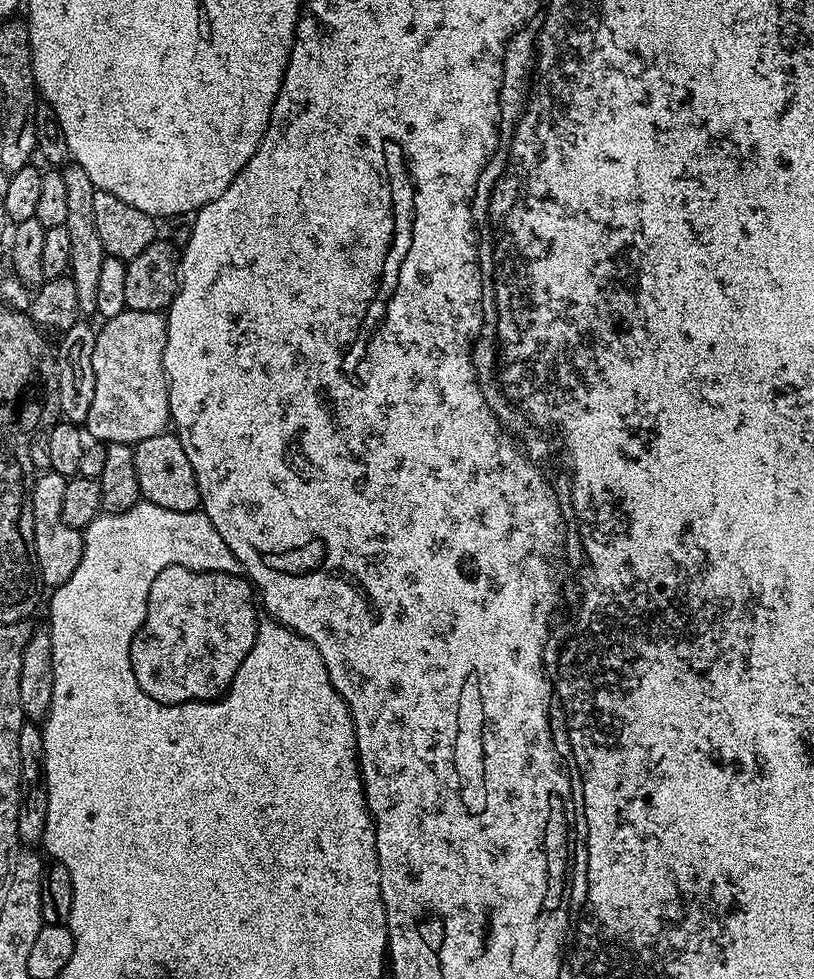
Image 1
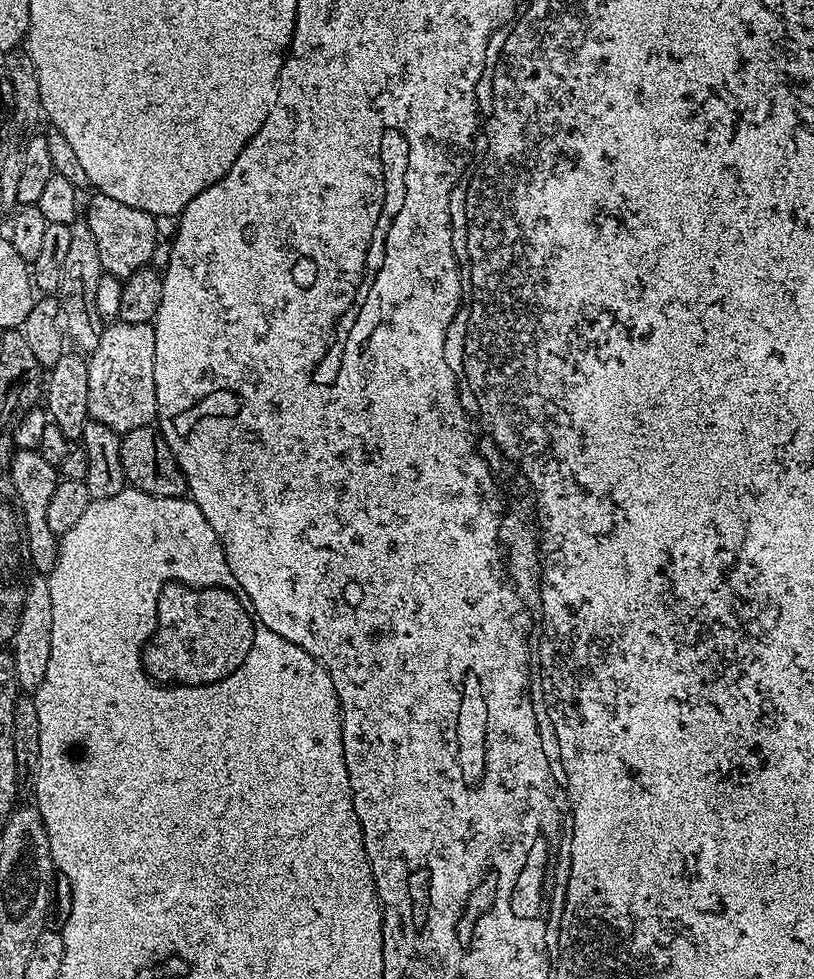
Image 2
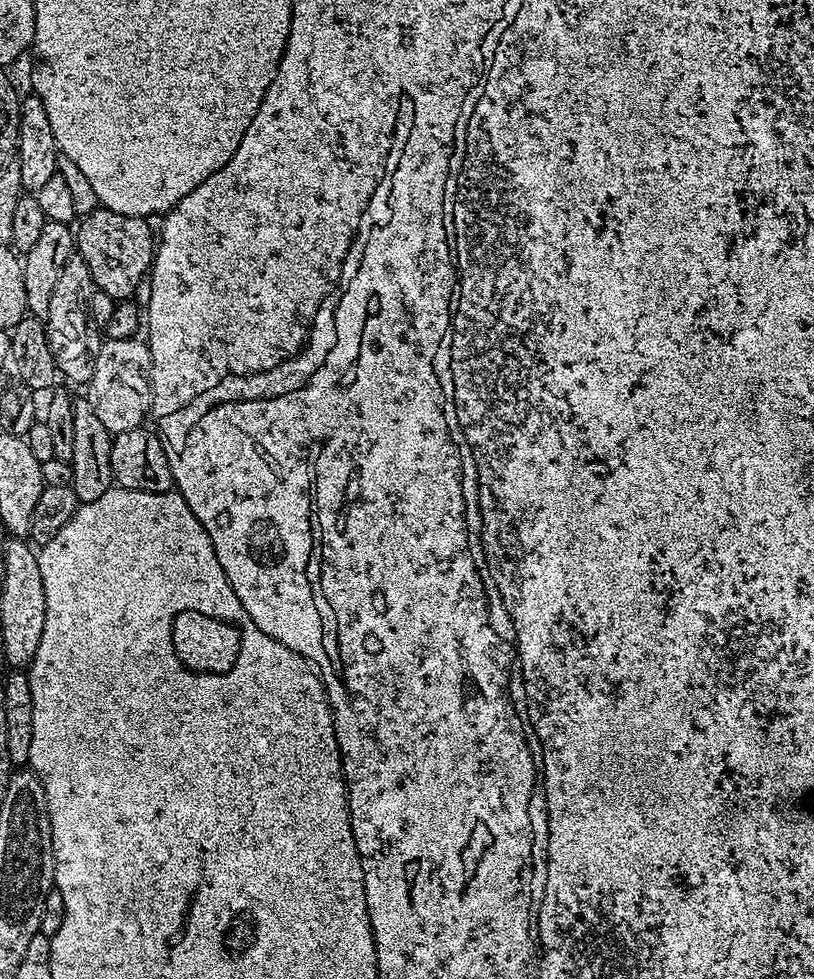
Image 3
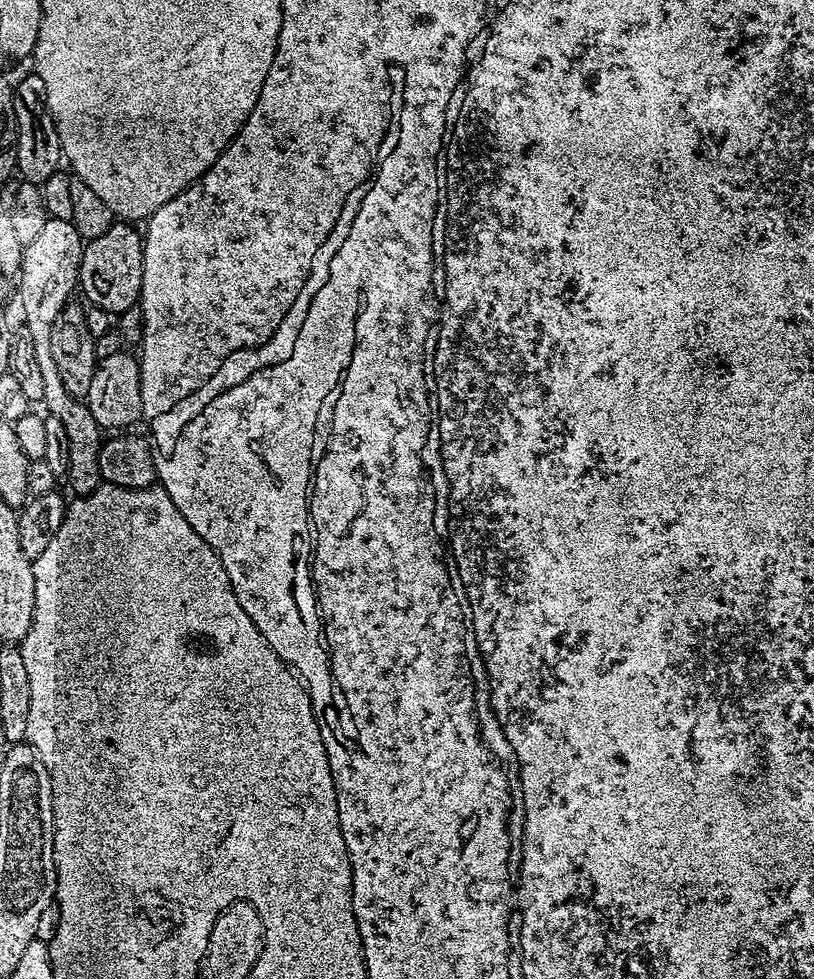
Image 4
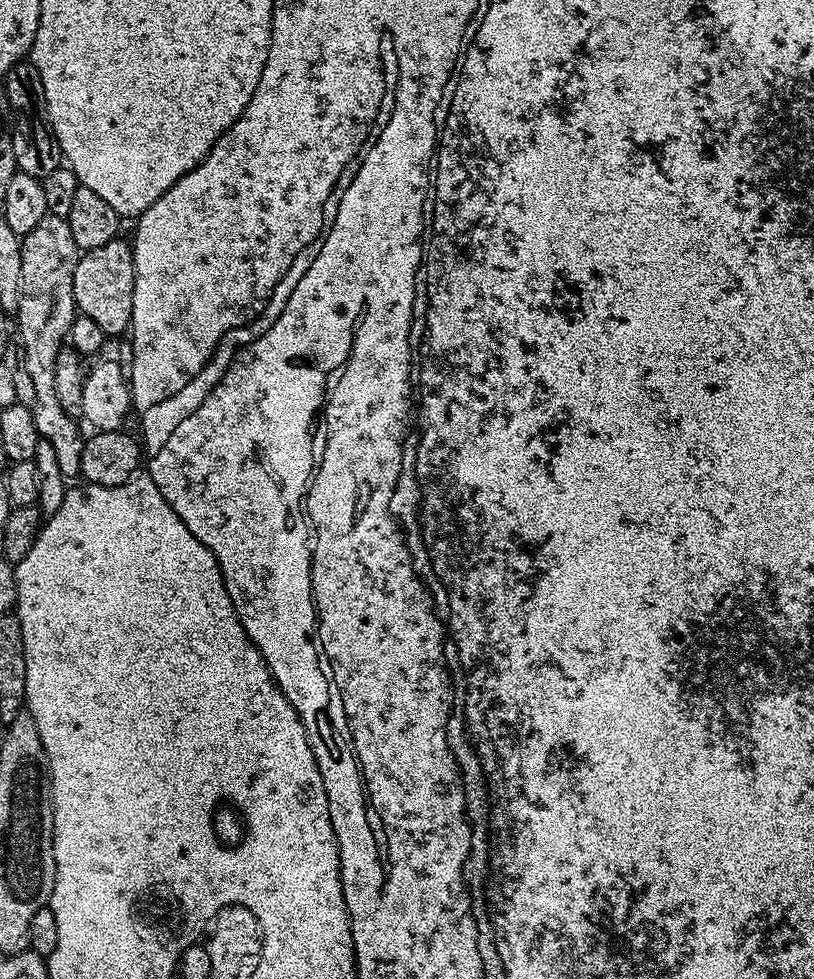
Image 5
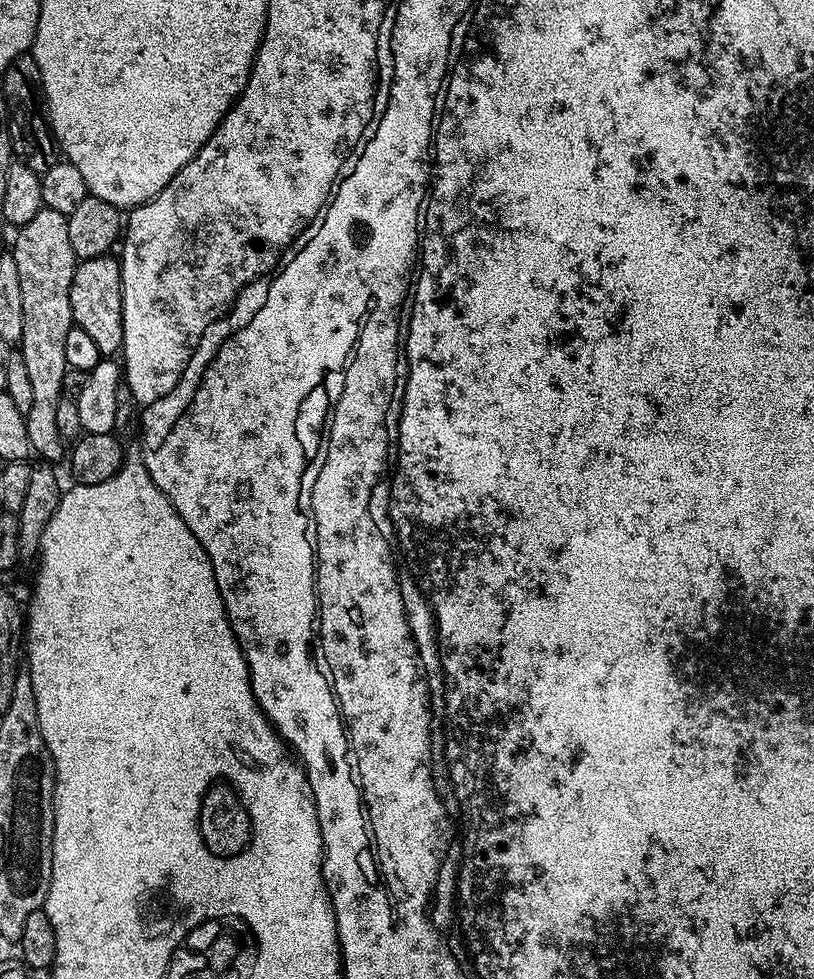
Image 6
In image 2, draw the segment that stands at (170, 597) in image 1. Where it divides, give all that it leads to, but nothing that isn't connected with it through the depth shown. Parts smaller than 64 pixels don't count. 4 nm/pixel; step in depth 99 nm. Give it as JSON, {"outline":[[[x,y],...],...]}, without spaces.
{"outline":[[[168,581],[156,603],[156,628],[144,648],[144,670],[157,683],[212,684],[246,660],[256,629],[251,611],[230,591]]]}

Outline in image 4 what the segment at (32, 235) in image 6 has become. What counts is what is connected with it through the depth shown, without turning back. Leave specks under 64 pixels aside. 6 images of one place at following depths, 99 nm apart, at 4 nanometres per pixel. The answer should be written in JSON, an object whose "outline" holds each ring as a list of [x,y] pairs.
{"outline":[[[49,218],[46,227],[35,236],[34,242],[24,245],[24,257],[18,275],[20,308],[24,311],[24,324],[28,327],[26,336],[32,341],[38,374],[42,374],[42,404],[43,407],[48,407],[47,415],[58,418],[58,422],[62,422],[66,429],[66,439],[70,442],[66,483],[73,488],[76,496],[89,496],[96,488],[101,487],[98,454],[102,443],[102,429],[94,414],[90,414],[87,403],[73,397],[62,384],[58,369],[54,366],[53,355],[50,354],[50,334],[54,320],[73,297],[72,291],[77,291],[84,245],[85,241],[81,240],[71,220]]]}

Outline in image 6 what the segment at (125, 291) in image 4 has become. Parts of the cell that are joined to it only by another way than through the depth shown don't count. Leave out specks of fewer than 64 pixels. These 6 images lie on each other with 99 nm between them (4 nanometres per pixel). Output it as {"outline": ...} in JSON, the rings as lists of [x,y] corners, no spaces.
{"outline":[[[109,254],[79,261],[70,286],[70,310],[75,327],[90,334],[101,357],[112,358],[124,347],[124,311],[122,310],[122,282],[120,261]]]}

